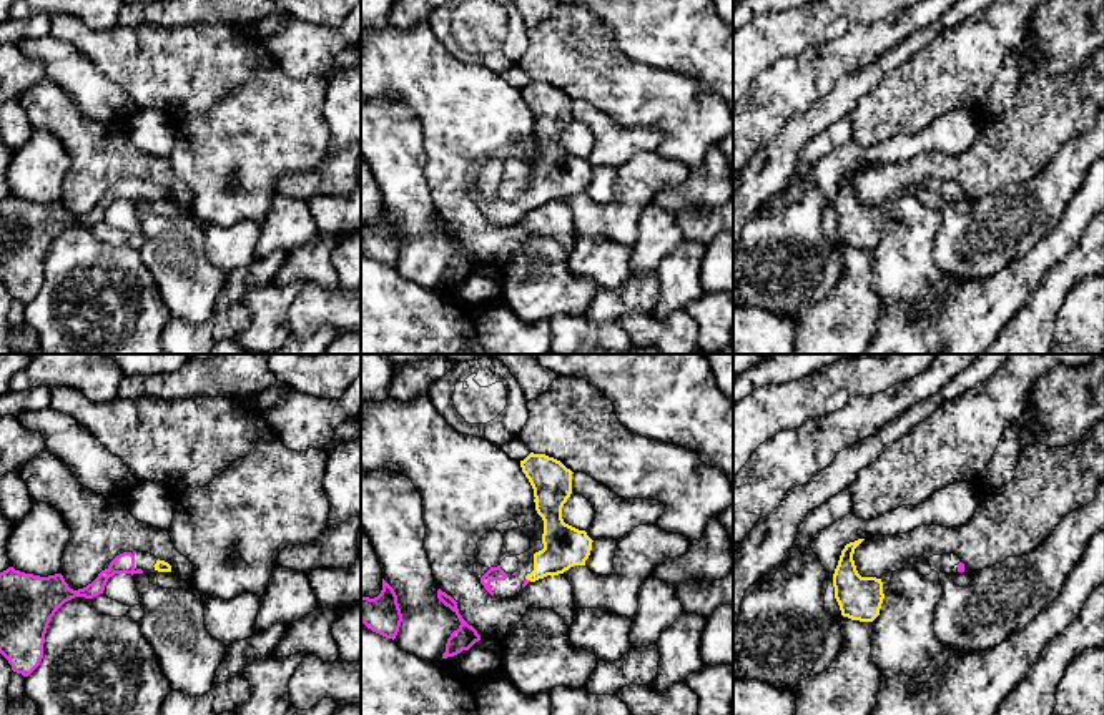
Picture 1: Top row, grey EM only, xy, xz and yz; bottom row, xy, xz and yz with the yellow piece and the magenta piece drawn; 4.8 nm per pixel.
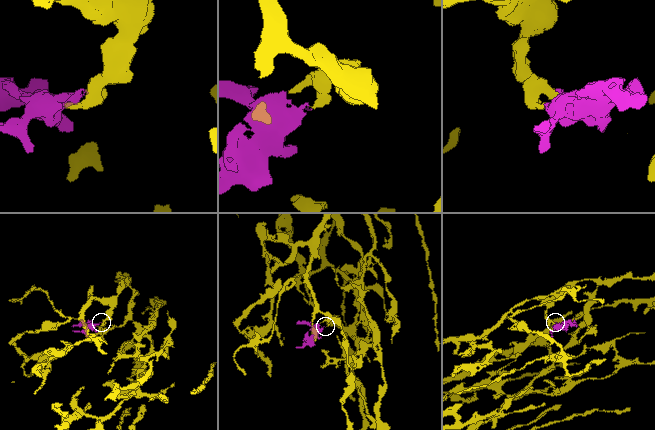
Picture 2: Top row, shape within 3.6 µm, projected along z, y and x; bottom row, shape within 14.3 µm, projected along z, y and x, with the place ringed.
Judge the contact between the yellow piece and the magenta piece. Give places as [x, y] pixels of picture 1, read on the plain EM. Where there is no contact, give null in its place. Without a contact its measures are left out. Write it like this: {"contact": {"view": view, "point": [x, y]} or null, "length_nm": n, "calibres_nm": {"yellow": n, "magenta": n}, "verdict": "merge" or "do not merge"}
{"contact": {"view": "xz", "point": [529, 207]}, "length_nm": 40, "calibres_nm": {"yellow": 200, "magenta": 20}, "verdict": "merge"}

